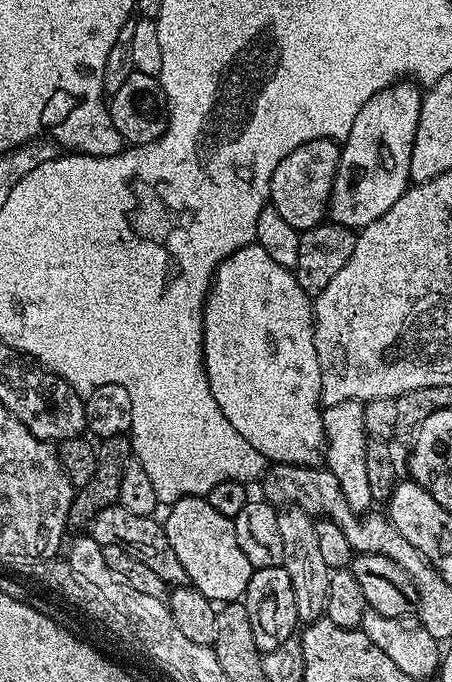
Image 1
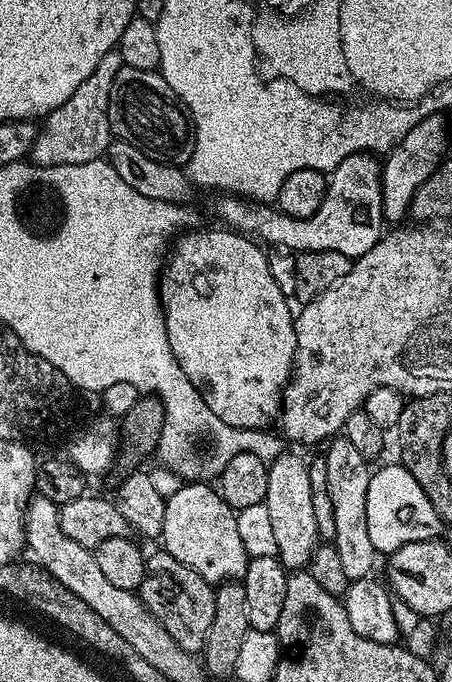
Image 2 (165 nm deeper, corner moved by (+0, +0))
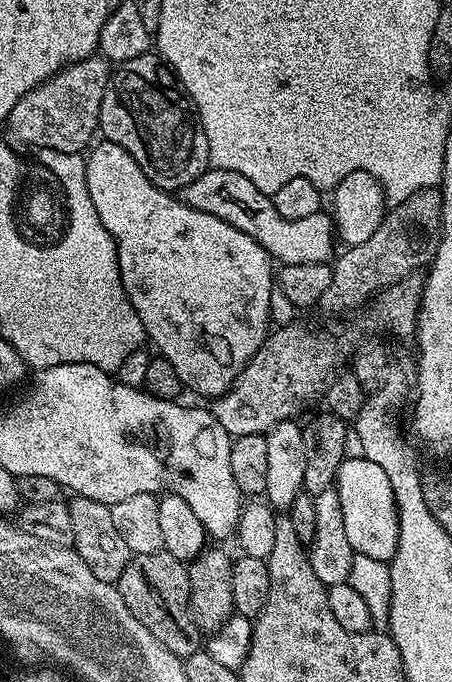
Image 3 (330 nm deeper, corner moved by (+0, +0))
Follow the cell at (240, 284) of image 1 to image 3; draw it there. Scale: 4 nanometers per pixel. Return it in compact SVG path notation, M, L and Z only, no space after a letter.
M107 142L98 144L87 153L84 161L86 186L90 194L90 202L94 202L94 210L98 214L100 224L106 226L106 230L116 239L120 281L142 322L145 337L150 341L150 344L152 340L153 346L160 351L157 353L163 359L168 360L170 366L174 366L180 383L185 389L193 388L198 395L208 396L207 398L215 398L222 395L223 392L230 391L242 369L247 366L248 360L264 345L264 341L270 335L270 296L274 287L272 257L268 255L264 247L258 242L254 242L254 238L250 238L250 234L242 234L242 230L234 230L234 226L230 226L230 222L222 222L222 218L214 218L214 214L202 214L202 210L194 210L190 206L186 206L183 200L177 198L173 193L165 192L163 188L154 186L150 182L150 178L146 178L144 171L138 166L138 162L134 162L134 158L130 158L130 154L126 154L126 150L122 150L122 146Z

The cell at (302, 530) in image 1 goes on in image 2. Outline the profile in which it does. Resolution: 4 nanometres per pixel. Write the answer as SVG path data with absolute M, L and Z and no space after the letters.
M292 450L285 451L284 455L268 464L268 477L266 478L266 510L270 510L270 522L274 525L274 546L276 556L284 567L289 570L300 570L311 565L312 556L316 553L320 535L318 534L318 521L314 519L314 505L310 494L310 474L308 464L300 456L295 456Z

